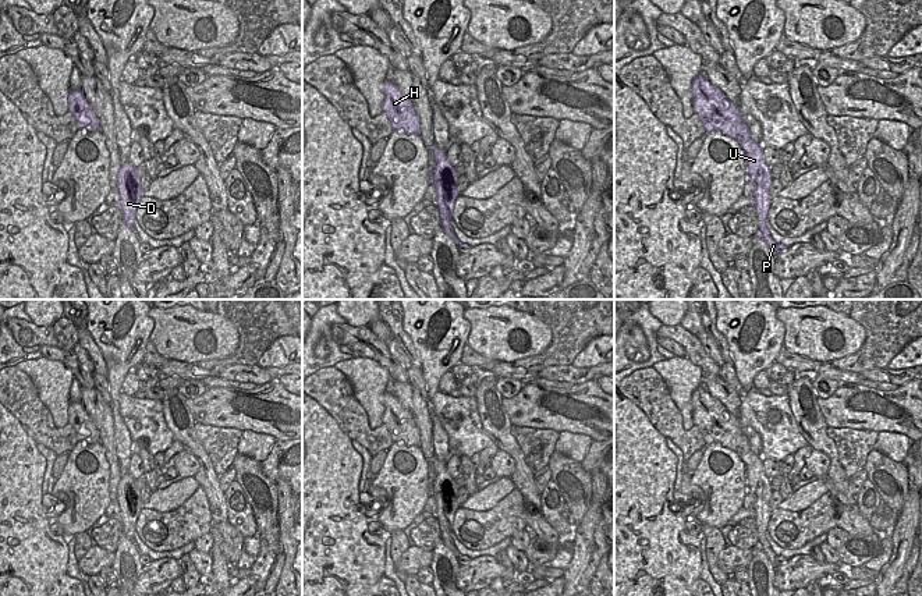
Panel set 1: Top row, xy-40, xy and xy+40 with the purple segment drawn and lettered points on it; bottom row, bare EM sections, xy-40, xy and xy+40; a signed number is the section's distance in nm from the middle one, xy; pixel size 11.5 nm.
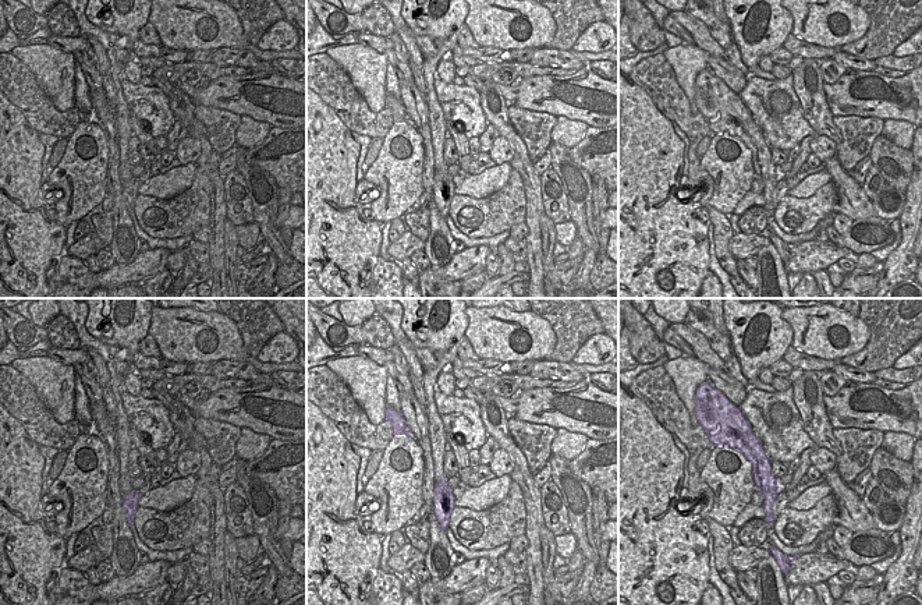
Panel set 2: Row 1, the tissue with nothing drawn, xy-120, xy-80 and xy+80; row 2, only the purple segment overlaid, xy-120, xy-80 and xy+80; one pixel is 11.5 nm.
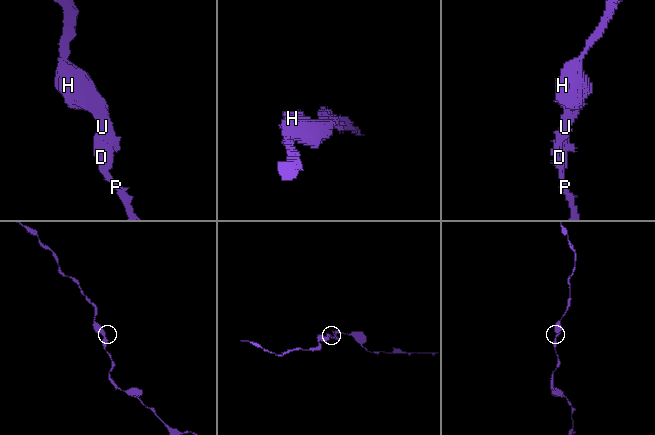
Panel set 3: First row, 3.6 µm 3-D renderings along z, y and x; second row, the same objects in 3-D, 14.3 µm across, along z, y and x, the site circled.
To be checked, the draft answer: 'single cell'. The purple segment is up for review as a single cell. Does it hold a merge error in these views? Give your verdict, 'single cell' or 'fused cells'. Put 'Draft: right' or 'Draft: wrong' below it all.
single cell
Draft: right

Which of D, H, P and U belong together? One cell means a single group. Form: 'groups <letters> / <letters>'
groups D H P U

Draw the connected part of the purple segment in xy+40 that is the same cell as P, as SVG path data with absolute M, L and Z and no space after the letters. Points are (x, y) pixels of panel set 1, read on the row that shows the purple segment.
M705 72L698 74L692 84L692 110L699 116L706 132L720 132L735 139L745 152L747 159L747 182L755 184L755 209L759 221L759 230L755 235L774 251L774 256L788 249L787 245L777 244L766 226L767 212L770 207L770 185L773 175L770 167L765 163L763 145L751 139L747 123L744 121L735 103L705 77Z

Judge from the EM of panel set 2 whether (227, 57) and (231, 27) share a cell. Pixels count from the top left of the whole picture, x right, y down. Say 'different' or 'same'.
different

